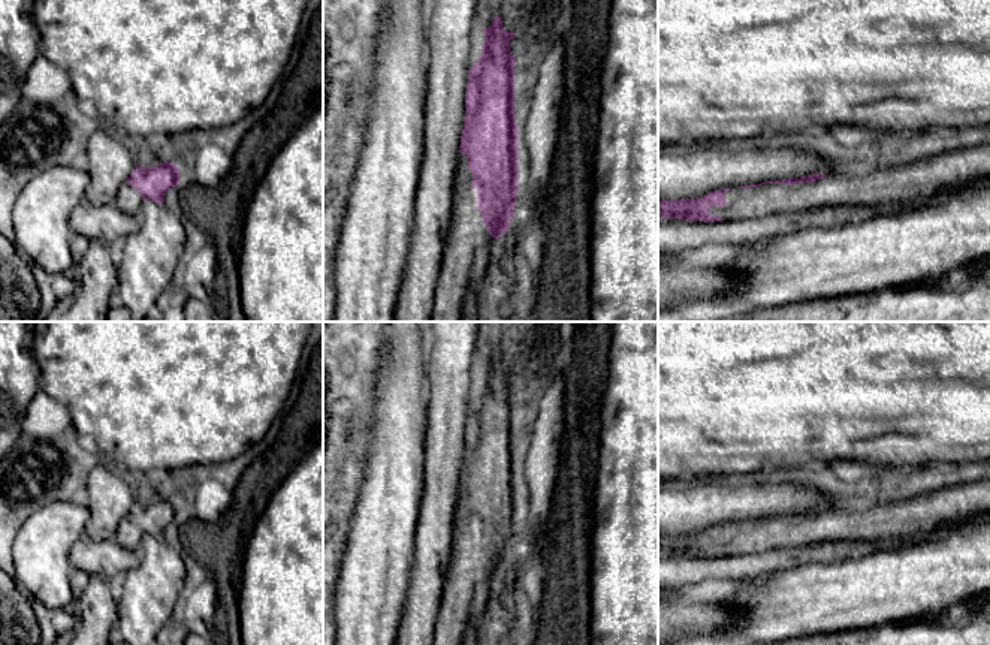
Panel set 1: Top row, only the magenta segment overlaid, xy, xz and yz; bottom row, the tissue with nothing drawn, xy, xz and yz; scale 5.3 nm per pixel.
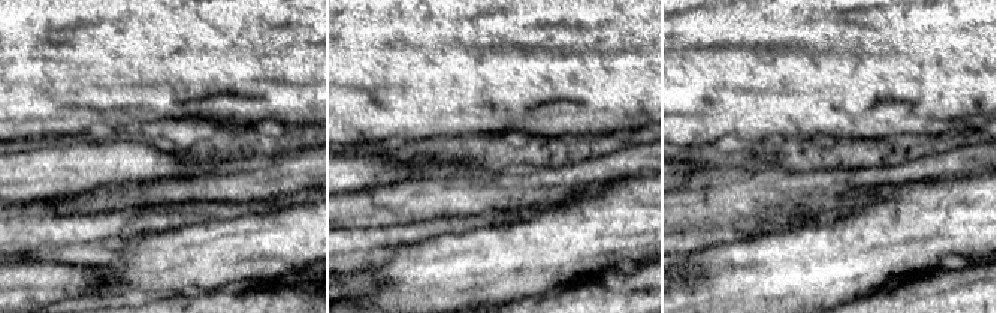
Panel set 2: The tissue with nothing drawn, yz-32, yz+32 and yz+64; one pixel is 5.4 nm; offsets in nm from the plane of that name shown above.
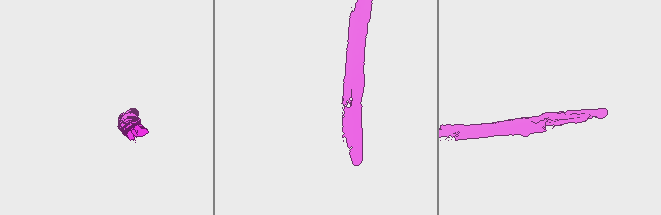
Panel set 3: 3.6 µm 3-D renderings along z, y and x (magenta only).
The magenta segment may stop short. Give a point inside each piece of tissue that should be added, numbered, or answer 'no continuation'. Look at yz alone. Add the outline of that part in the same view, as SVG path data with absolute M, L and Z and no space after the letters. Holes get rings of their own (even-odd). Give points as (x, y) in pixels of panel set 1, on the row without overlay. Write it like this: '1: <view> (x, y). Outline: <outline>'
1: yz (901, 520). Outline: M990 477L891 500L885 507L846 506L825 509L814 518L730 524L724 530L725 540L709 542L709 551L742 555L821 542L908 540L980 515L990 515Z

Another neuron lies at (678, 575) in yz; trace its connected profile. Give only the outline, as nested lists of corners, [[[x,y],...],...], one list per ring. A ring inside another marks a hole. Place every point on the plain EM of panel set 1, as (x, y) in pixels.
[[[900,540],[821,542],[809,546],[769,549],[760,554],[688,557],[658,552],[658,597],[680,596],[709,585],[755,581],[775,572],[814,563],[860,558],[878,549],[900,546]]]

